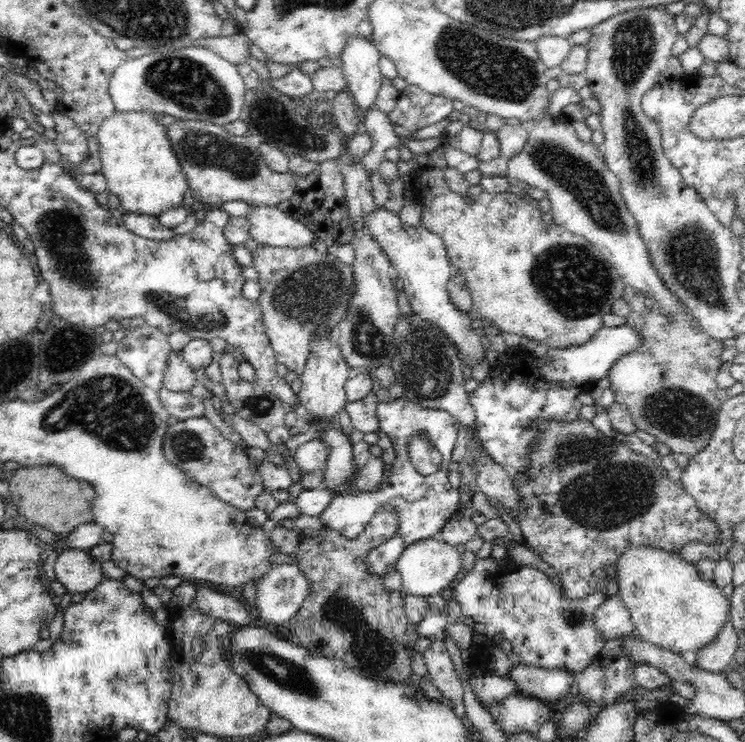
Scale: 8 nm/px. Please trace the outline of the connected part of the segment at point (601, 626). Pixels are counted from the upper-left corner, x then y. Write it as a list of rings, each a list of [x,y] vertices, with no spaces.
[[[607,596],[593,613],[593,622],[606,642],[619,637],[630,637],[635,625],[631,615],[619,596]]]

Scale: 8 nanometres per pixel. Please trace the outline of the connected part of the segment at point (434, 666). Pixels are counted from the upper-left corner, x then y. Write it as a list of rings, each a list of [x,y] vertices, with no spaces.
[[[434,639],[423,658],[427,666],[428,676],[438,688],[444,699],[455,705],[455,715],[464,718],[465,710],[462,701],[463,686],[454,670],[452,658],[442,639]]]

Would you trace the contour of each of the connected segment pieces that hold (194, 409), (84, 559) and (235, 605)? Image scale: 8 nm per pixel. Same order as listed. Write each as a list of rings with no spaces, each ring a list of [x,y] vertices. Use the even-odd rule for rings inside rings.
[[[162,387],[158,390],[159,399],[164,408],[181,421],[187,418],[204,417],[202,398],[193,396],[188,392],[172,392]]]
[[[78,549],[60,552],[54,571],[56,581],[62,583],[67,592],[79,592],[82,596],[104,579],[101,563],[90,556],[89,552]]]
[[[199,588],[192,605],[204,615],[232,625],[246,626],[254,622],[244,604],[233,596],[226,595],[222,591],[216,591],[216,589]]]

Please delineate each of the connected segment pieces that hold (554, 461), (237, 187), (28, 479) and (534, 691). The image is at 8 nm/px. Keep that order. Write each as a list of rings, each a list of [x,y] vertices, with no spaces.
[[[580,416],[579,419],[558,424],[548,424],[548,428],[544,428],[544,432],[540,432],[540,440],[536,439],[536,452],[532,452],[532,480],[520,480],[520,475],[513,478],[514,486],[519,492],[521,499],[519,507],[511,512],[513,518],[517,518],[518,526],[522,531],[522,542],[531,547],[531,551],[540,557],[540,560],[548,563],[552,570],[556,573],[556,578],[560,581],[562,587],[561,594],[564,598],[571,600],[582,599],[594,592],[603,591],[602,583],[609,578],[608,567],[612,567],[617,562],[625,550],[638,545],[648,545],[652,548],[661,549],[665,552],[677,552],[680,548],[688,545],[689,542],[704,542],[706,545],[720,544],[716,526],[713,526],[712,519],[706,518],[704,514],[700,514],[700,508],[697,507],[696,499],[692,498],[682,485],[665,475],[662,475],[662,468],[657,461],[636,453],[632,448],[628,447],[625,442],[617,441],[614,437],[605,436],[600,430],[597,430],[592,421],[586,420]]]
[[[178,119],[166,128],[166,136],[180,166],[194,190],[196,200],[222,206],[242,201],[252,207],[277,207],[280,202],[293,198],[298,186],[294,171],[280,173],[272,170],[256,151],[259,147],[248,136],[233,136],[223,126],[202,120]]]
[[[54,465],[20,466],[9,478],[8,494],[20,515],[56,533],[58,539],[68,537],[78,525],[93,522],[95,492],[92,483],[73,479]]]
[[[517,665],[513,666],[508,678],[519,687],[520,695],[534,697],[542,701],[552,701],[566,697],[575,682],[575,676],[575,674],[569,674],[562,669]]]

